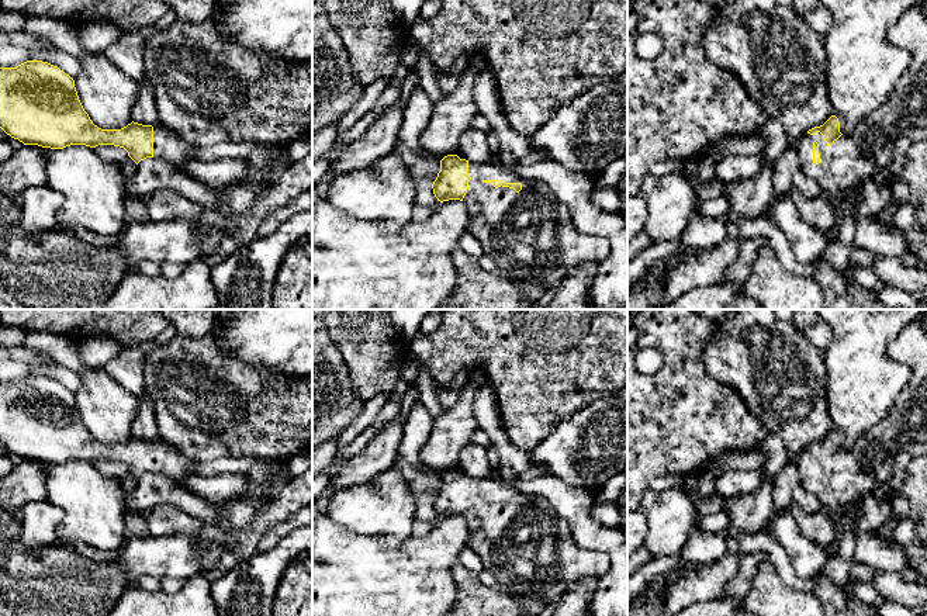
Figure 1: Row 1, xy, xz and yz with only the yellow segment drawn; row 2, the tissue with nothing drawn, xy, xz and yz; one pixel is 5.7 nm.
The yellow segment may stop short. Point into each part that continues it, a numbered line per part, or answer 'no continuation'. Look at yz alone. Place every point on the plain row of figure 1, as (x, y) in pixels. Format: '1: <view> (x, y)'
1: yz (865, 469)

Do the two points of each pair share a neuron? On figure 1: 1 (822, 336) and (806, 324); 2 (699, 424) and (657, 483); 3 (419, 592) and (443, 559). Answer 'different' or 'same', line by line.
1: same
2: different
3: same

